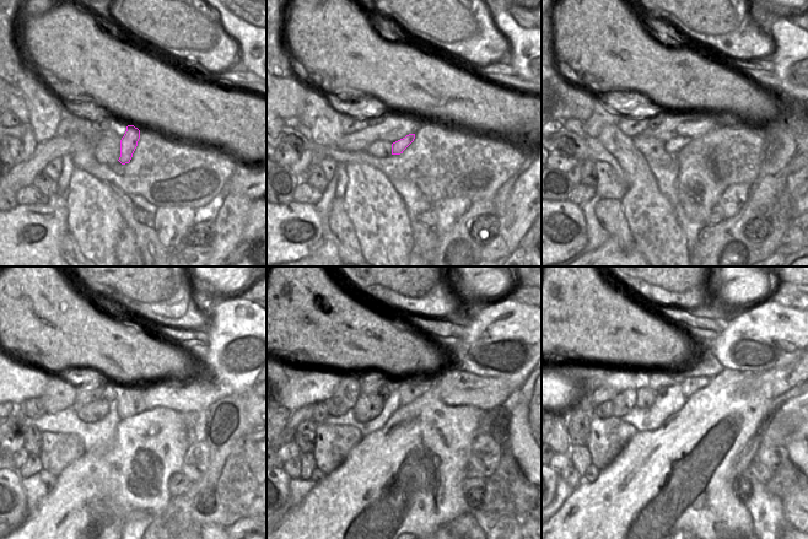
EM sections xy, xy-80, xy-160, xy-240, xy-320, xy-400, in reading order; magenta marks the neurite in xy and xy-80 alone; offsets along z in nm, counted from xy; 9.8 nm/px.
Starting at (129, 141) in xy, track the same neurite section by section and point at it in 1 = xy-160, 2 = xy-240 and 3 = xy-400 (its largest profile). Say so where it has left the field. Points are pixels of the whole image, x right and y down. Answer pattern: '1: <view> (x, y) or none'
1: xy-160 (673, 146)
2: xy-240 (132, 403)
3: xy-400 (690, 386)

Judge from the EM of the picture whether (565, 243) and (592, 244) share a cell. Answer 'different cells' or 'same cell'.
different cells

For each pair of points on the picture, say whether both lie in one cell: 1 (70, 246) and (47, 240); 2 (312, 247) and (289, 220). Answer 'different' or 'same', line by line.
1: different
2: same

